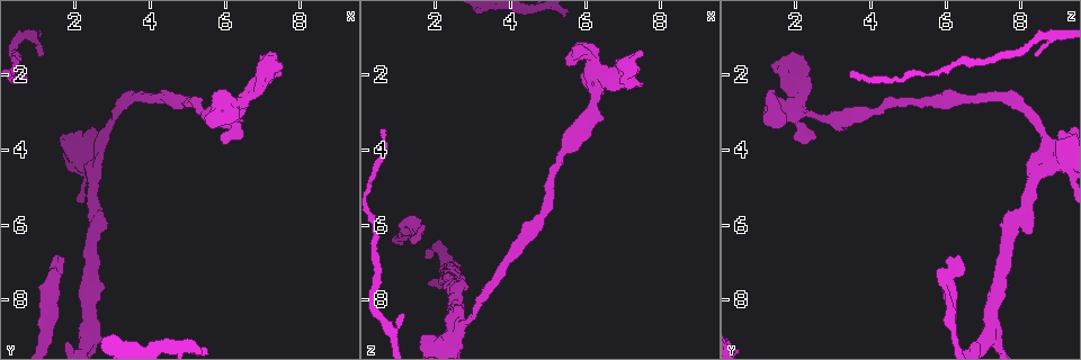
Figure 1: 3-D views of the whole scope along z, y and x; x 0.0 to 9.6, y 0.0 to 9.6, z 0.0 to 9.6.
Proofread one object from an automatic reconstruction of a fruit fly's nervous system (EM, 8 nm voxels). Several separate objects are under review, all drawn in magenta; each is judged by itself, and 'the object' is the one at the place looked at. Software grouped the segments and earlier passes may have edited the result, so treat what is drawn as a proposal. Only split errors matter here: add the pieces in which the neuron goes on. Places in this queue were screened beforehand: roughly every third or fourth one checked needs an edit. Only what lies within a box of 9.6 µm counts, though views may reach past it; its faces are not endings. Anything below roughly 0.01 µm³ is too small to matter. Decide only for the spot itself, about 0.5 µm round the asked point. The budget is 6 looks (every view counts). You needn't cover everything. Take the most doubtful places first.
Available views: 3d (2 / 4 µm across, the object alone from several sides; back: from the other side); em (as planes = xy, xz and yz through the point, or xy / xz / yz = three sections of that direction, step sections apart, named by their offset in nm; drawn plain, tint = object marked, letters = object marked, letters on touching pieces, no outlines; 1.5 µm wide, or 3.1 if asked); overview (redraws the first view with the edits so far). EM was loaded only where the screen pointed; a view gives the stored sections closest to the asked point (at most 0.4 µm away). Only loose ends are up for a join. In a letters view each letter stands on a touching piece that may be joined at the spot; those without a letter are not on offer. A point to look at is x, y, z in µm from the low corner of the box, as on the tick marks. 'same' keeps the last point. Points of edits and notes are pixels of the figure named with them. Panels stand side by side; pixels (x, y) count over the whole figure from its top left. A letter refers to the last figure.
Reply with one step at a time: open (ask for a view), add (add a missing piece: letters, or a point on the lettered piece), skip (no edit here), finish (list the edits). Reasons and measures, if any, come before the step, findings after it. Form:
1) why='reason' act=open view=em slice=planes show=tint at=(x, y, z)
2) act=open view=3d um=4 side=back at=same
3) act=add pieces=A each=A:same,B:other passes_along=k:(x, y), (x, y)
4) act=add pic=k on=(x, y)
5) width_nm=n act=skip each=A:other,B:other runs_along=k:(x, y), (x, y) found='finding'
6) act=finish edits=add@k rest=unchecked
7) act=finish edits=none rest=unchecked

why='free end' act=open view=em slice=planes show=tint at=(1.55, 6.85, 6.25)

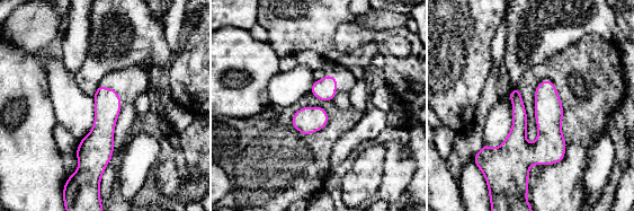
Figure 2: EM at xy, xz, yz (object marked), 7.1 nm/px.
act=open view=em slice=planes show=letters at=same

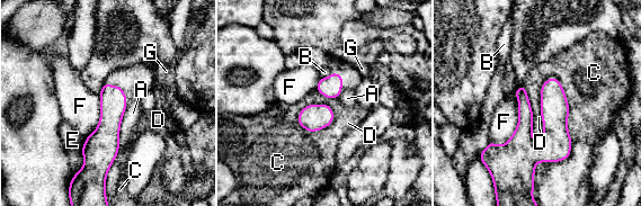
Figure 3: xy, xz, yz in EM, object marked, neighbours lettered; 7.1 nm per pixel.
act=skip each=A:other,B:other,C:other,D:other,E:other,F:other,G:other border=3:(554, 77), (570, 153), (535, 164) found='none of them fits'

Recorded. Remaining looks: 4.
why='branch stops here' act=open view=em slice=yz step=4 show=tint at=(7.45, 1.65, 1.55)

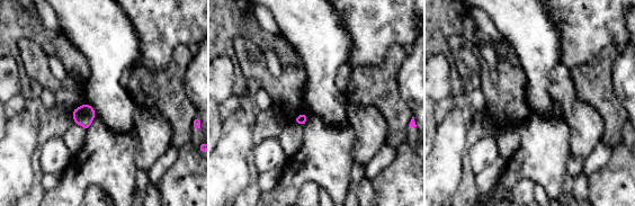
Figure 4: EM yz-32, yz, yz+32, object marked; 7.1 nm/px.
act=open view=em slice=planes show=letters at=same

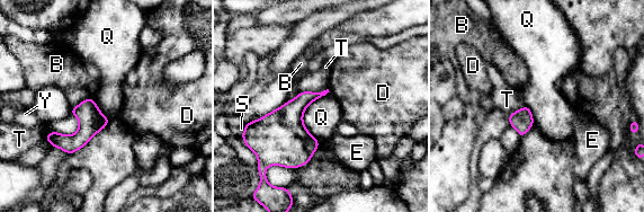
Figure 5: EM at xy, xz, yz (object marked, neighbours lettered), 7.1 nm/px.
act=skip each=B:other,D:other,E:other,Q:other,S:other,T:other,Y:other border=5:(329, 91), (303, 114), (316, 140) found='no lettered piece goes on from it'

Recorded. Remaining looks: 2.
act=finish edits=none rest=unchecked

